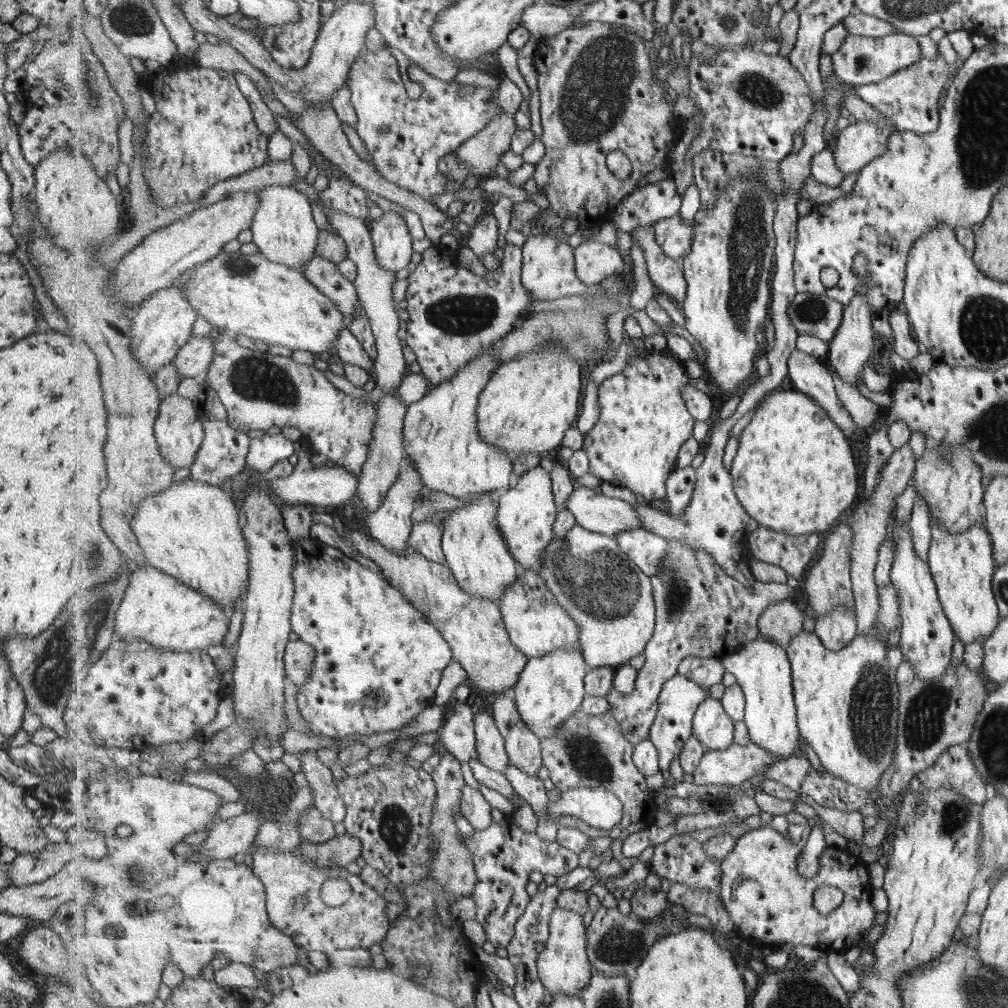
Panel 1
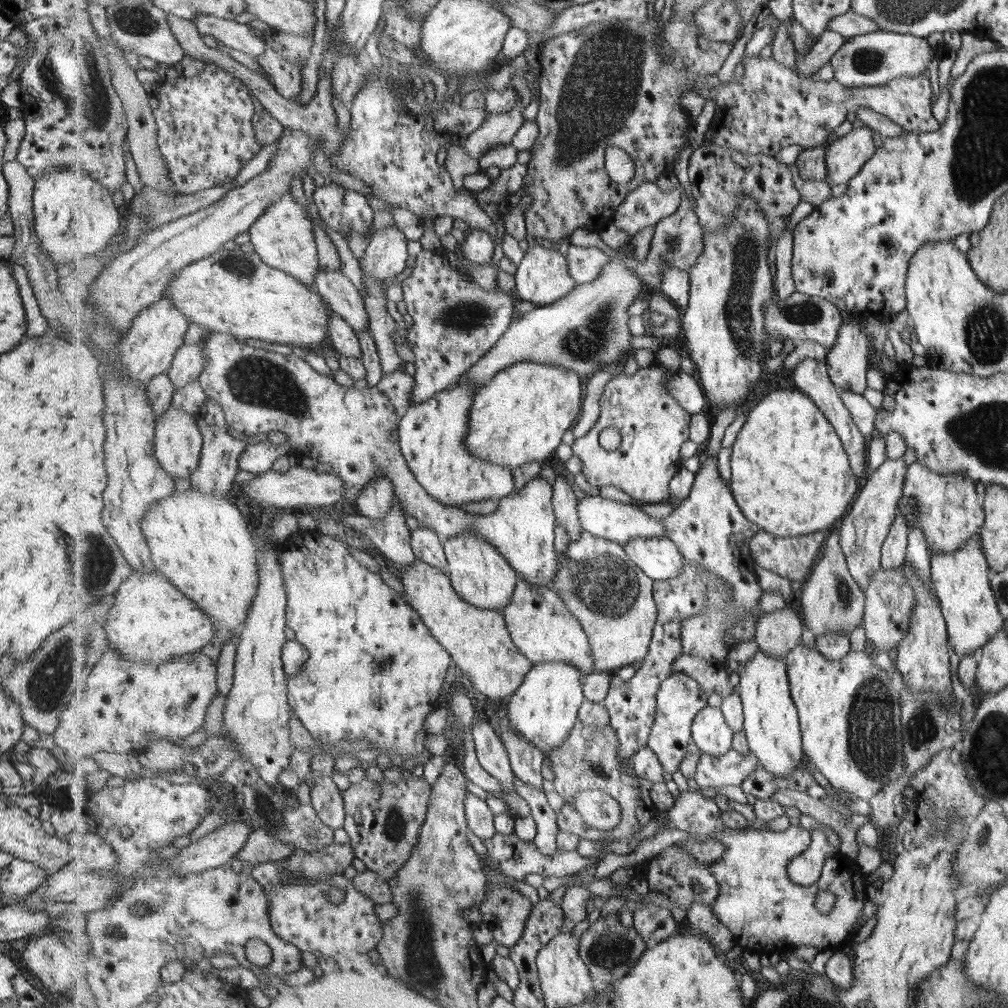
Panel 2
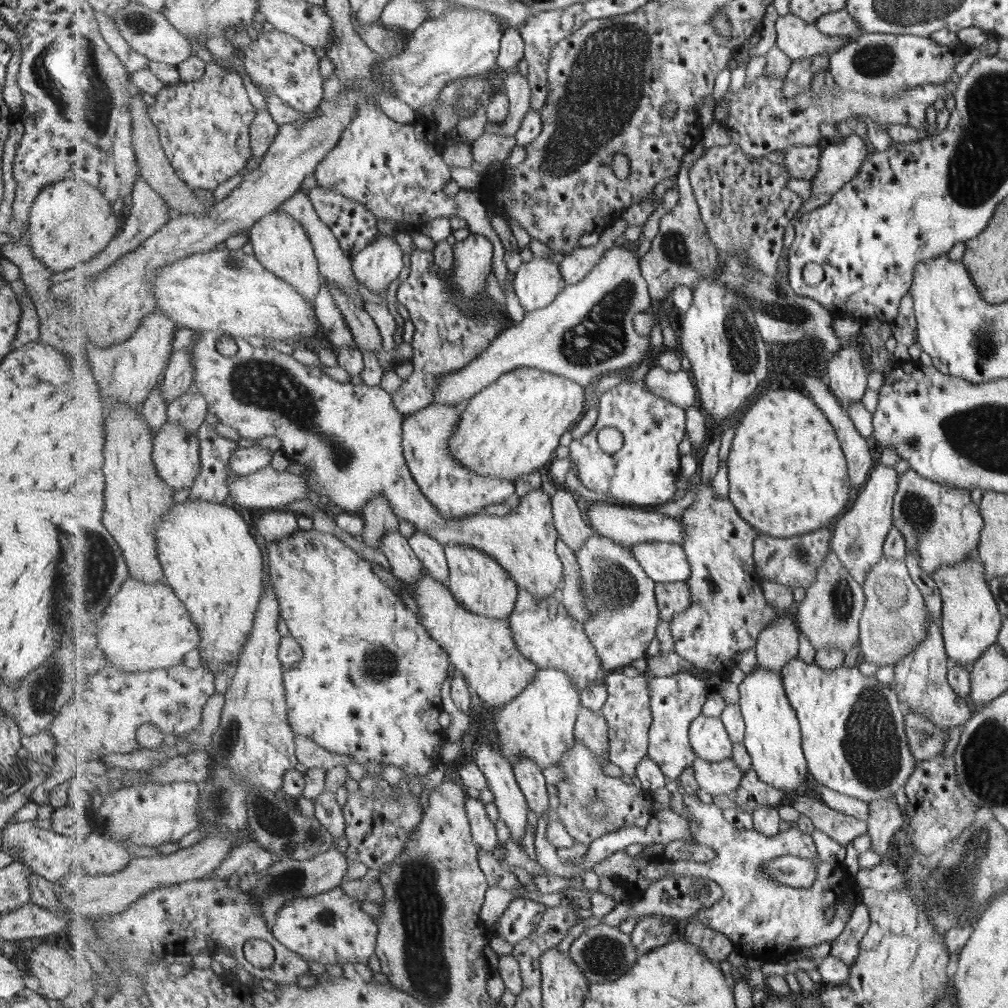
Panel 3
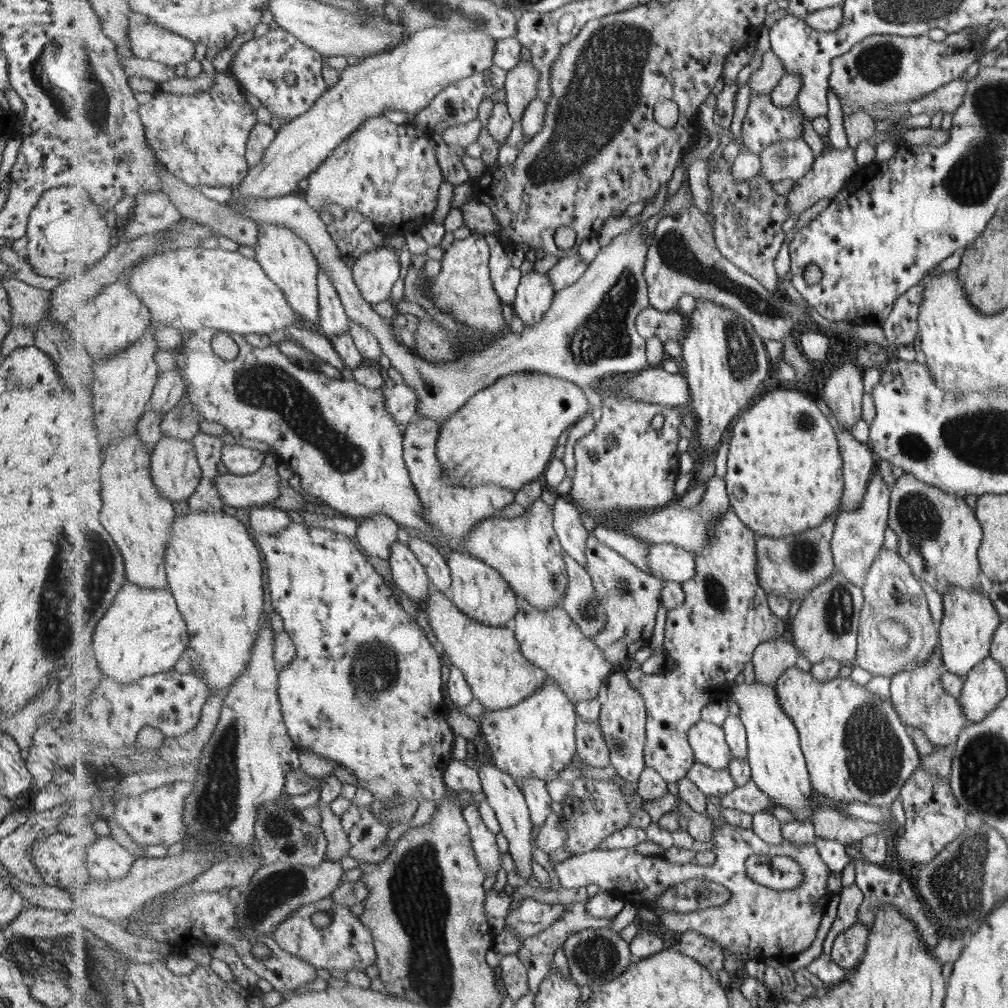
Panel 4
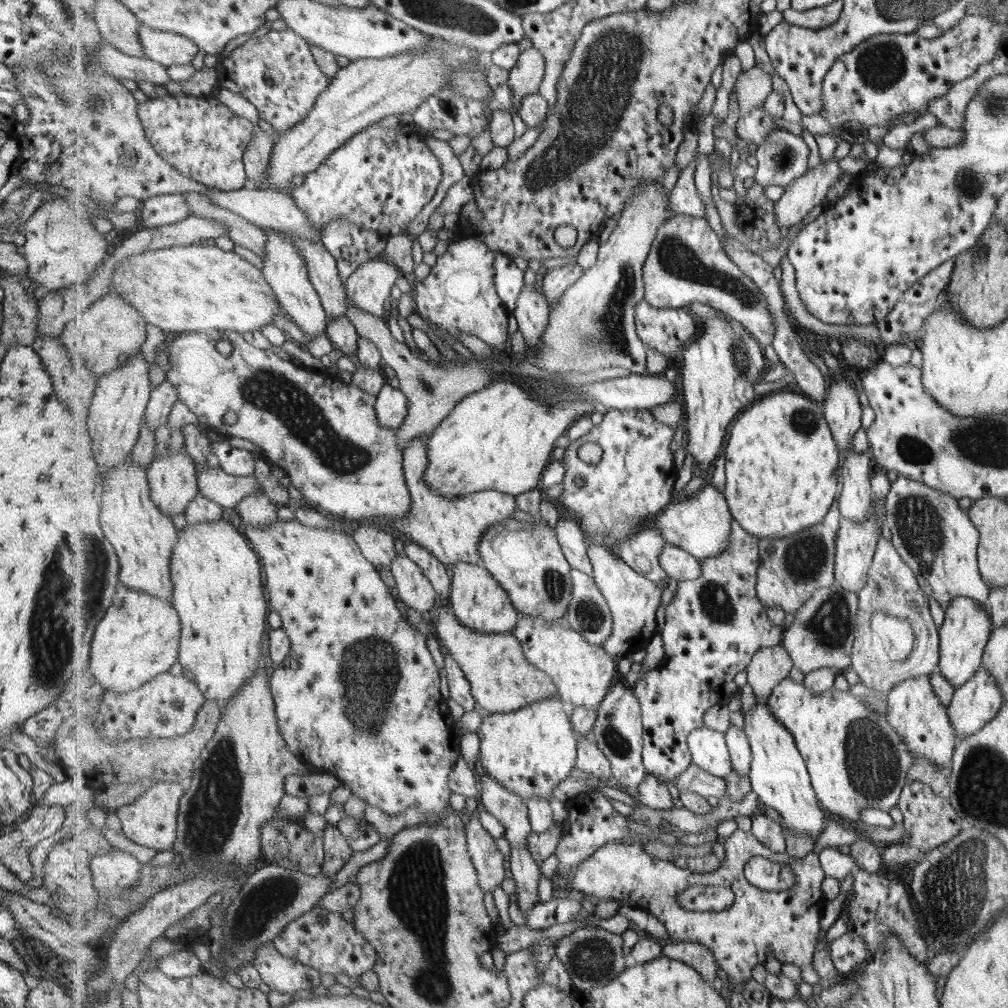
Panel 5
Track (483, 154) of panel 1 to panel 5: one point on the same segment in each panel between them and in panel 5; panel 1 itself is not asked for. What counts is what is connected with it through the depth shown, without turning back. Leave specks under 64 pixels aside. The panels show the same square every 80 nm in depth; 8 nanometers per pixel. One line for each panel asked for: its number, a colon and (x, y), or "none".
2: (498, 129)
3: (516, 86)
4: (522, 82)
5: (526, 76)

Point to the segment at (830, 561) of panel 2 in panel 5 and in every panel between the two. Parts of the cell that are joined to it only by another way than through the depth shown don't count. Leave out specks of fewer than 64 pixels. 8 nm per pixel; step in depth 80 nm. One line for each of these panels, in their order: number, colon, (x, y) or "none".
3: (829, 615)
4: (826, 625)
5: (822, 634)

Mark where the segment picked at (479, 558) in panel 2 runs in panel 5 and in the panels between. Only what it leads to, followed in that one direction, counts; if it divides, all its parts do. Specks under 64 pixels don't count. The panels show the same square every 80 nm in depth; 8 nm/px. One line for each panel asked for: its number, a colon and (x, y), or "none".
3: (479, 582)
4: (478, 589)
5: (478, 599)

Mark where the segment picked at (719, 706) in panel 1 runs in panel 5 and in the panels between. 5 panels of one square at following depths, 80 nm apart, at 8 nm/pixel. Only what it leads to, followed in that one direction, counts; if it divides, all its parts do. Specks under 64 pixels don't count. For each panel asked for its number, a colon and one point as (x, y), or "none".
2: (711, 731)
3: (711, 740)
4: (709, 742)
5: (709, 749)

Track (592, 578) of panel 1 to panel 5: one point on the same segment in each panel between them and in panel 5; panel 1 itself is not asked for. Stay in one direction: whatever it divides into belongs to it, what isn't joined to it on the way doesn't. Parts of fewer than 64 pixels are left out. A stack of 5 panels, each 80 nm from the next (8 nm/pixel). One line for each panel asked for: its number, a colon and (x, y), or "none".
2: (612, 597)
3: (621, 596)
4: (631, 597)
5: (633, 599)

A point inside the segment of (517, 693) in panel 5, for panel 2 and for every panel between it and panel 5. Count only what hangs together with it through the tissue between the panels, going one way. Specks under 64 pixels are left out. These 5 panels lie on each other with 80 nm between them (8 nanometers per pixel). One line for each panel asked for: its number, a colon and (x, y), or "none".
2: (481, 644)
3: (483, 648)
4: (501, 676)

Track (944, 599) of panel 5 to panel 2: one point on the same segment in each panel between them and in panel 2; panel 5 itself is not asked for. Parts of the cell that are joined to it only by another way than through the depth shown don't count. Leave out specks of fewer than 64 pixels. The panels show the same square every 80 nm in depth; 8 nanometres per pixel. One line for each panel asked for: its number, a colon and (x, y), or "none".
2: (945, 508)
3: (943, 525)
4: (939, 534)

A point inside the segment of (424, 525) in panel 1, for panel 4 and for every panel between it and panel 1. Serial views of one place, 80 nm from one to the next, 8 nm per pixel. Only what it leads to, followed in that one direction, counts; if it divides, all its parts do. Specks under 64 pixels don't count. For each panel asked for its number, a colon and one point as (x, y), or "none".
2: (428, 546)
3: (432, 553)
4: (436, 564)

